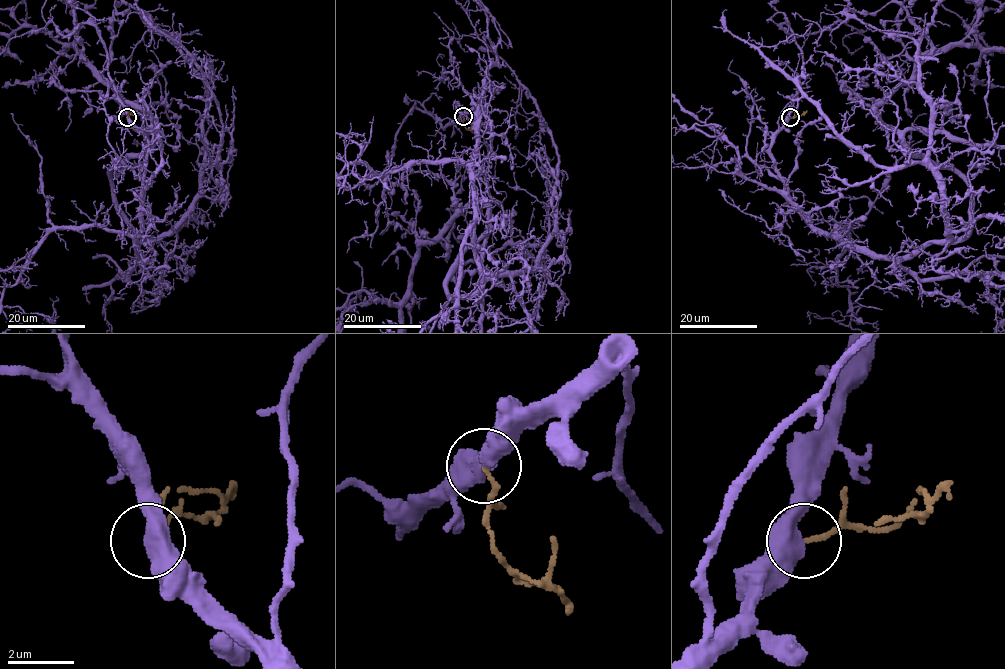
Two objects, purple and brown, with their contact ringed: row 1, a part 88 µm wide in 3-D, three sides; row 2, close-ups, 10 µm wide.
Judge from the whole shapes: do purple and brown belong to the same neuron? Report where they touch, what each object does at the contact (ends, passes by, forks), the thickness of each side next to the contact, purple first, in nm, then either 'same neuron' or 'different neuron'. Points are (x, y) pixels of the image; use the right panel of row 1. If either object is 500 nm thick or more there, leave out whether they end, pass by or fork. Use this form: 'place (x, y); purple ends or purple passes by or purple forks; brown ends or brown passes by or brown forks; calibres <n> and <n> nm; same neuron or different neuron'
place (790, 117); purple passes by; brown ends; calibres 480 and 140 nm; different neuron

